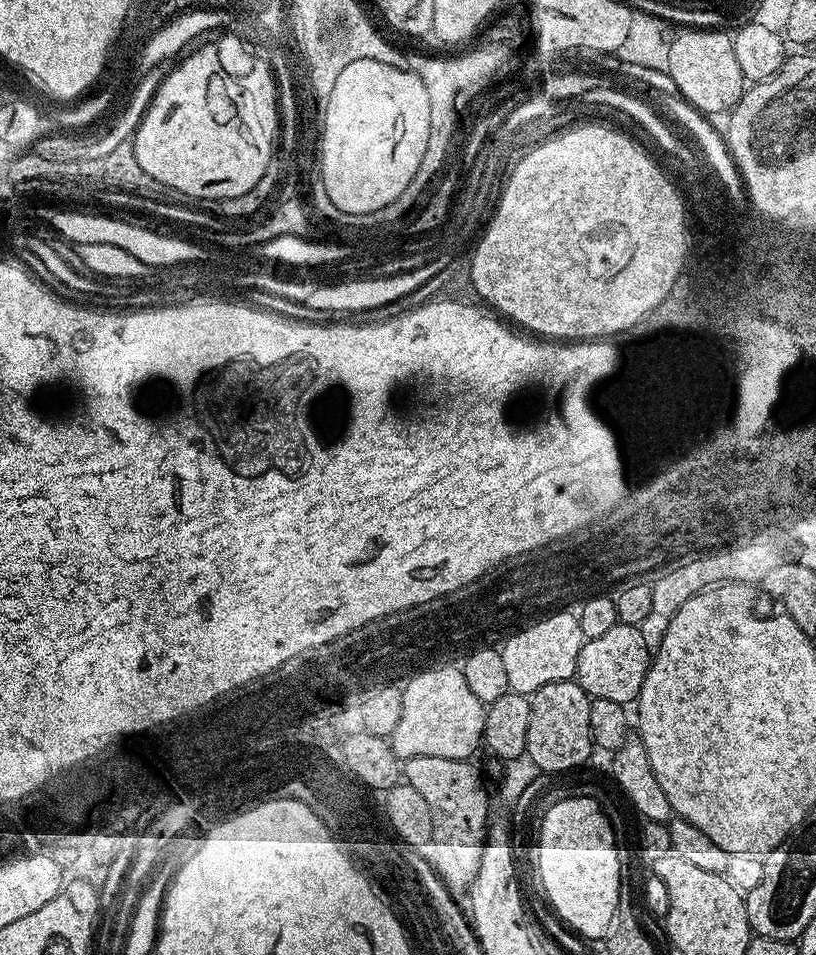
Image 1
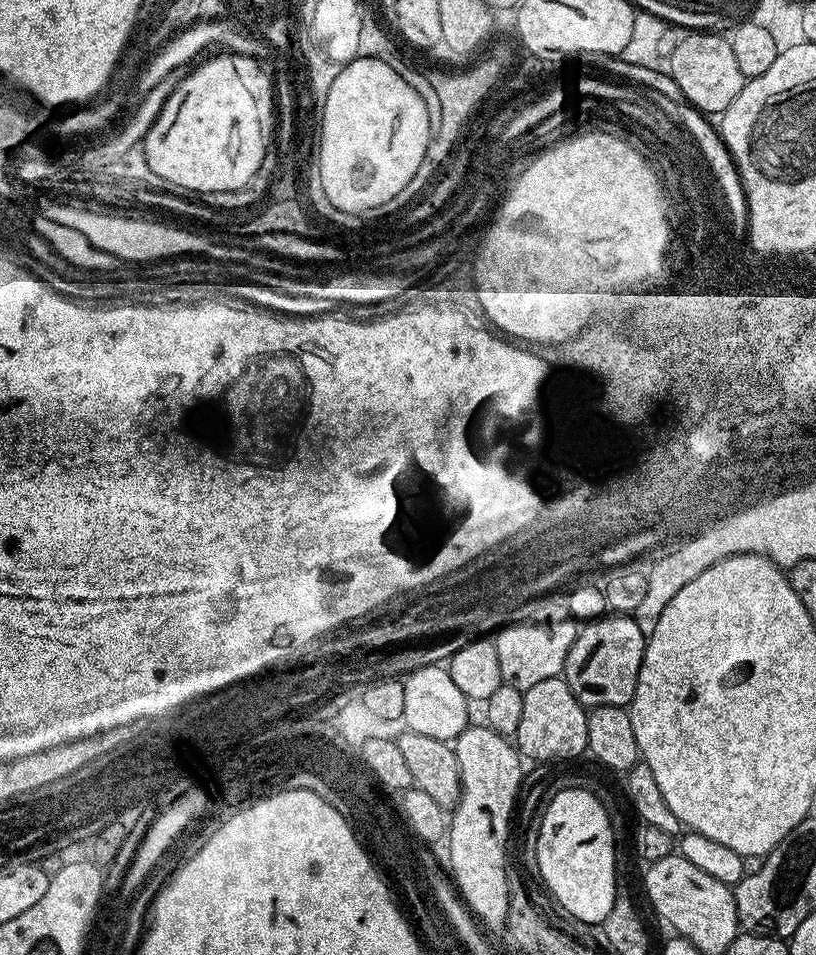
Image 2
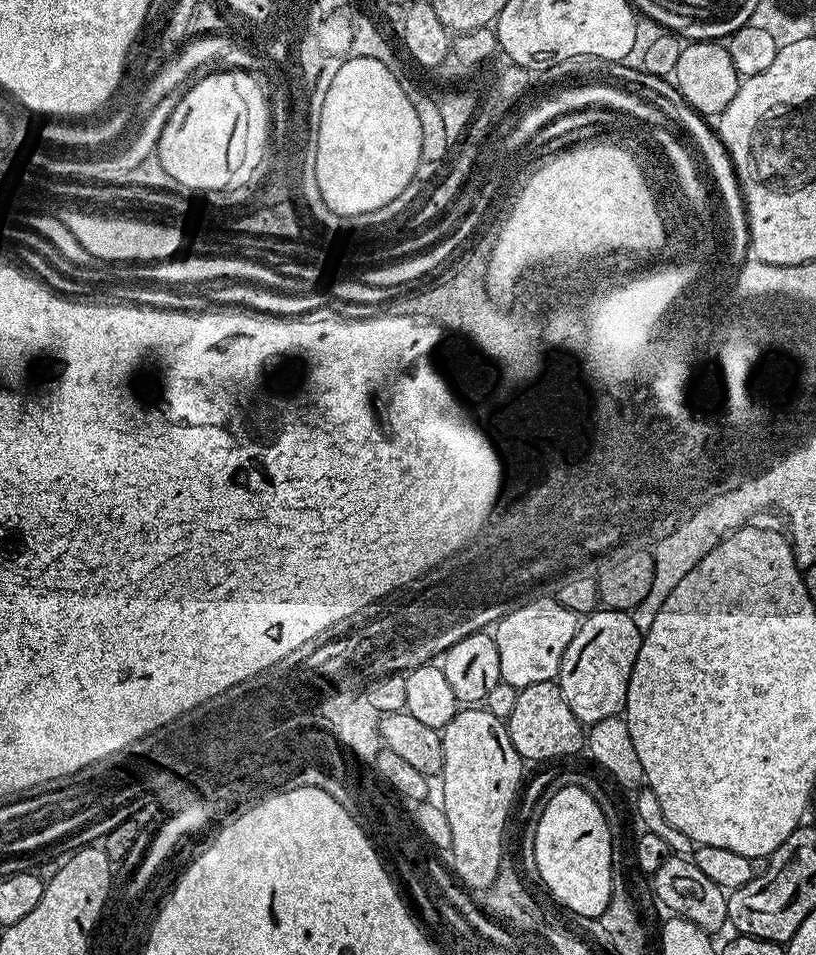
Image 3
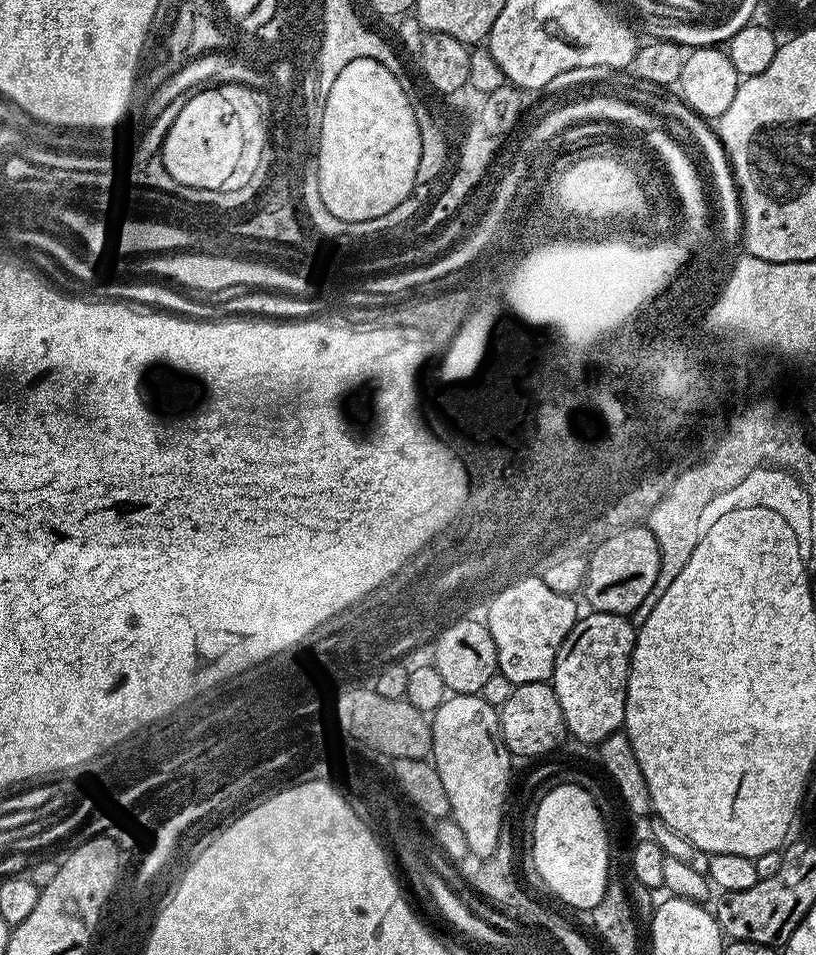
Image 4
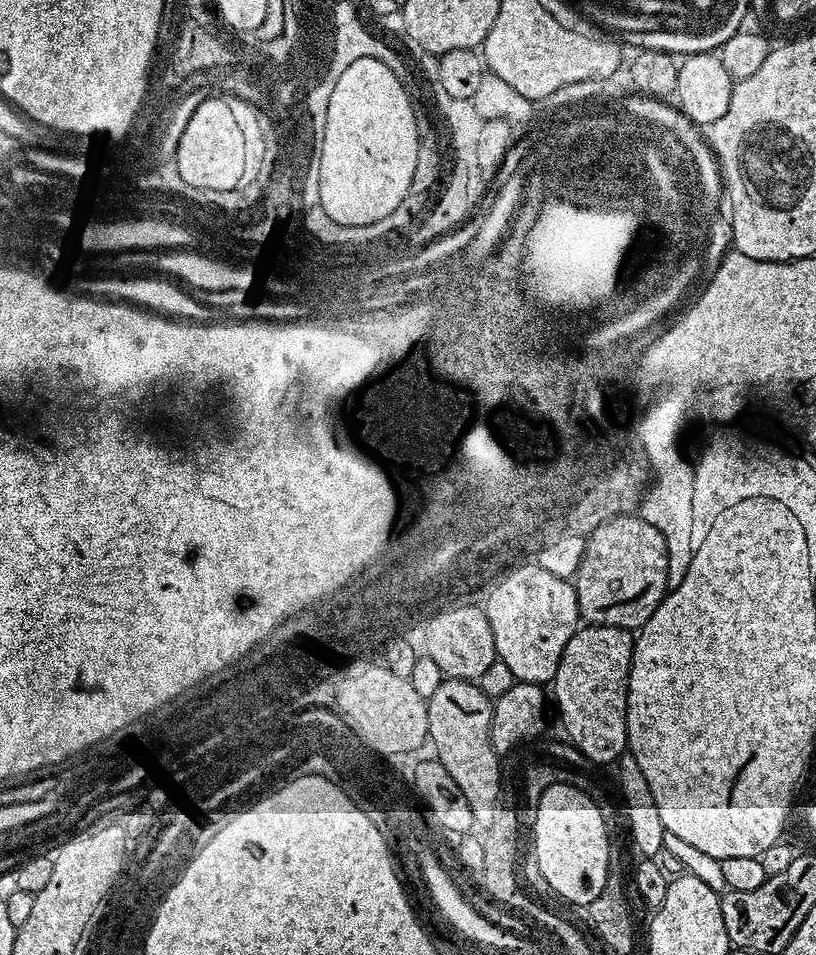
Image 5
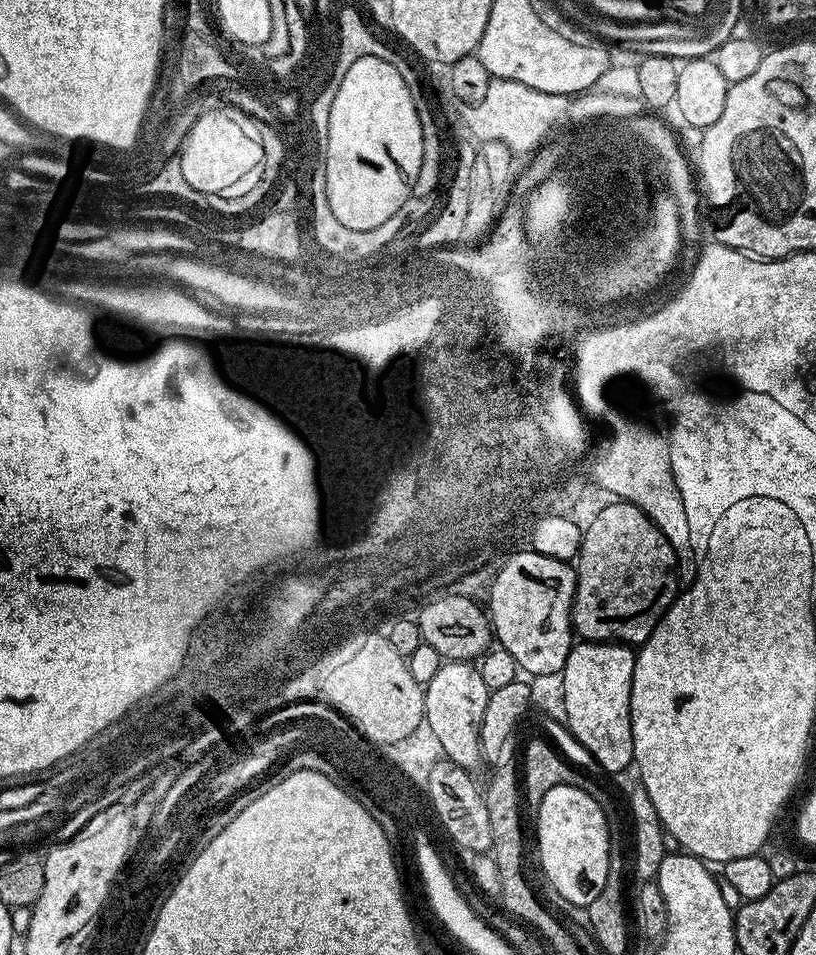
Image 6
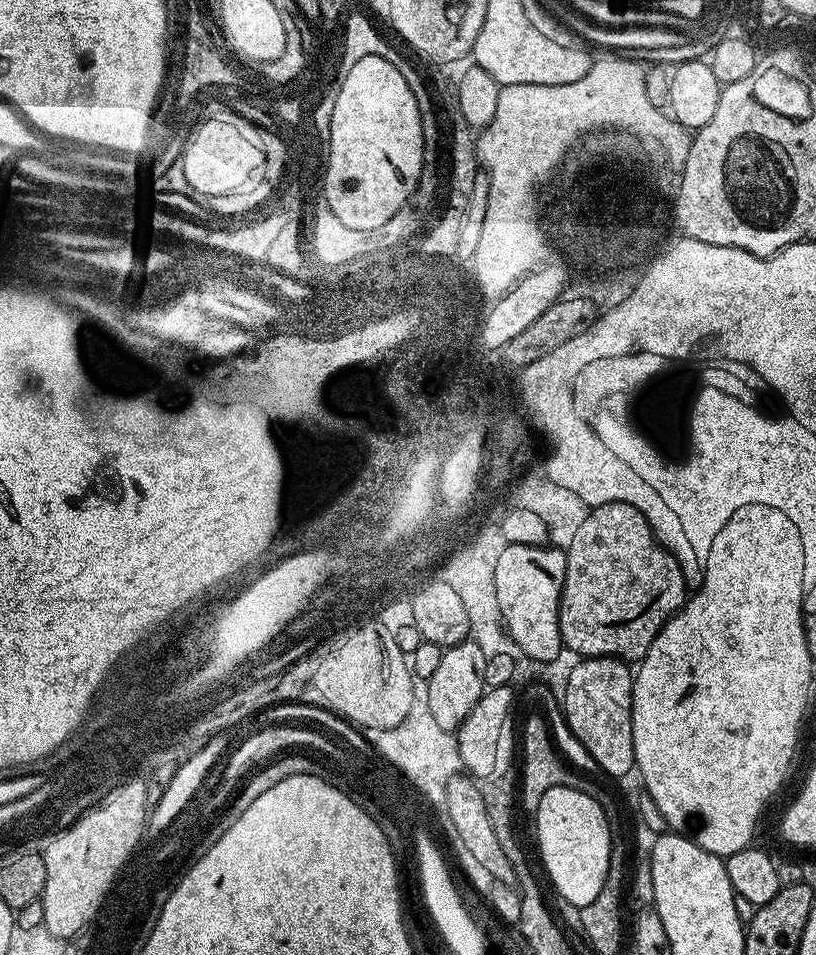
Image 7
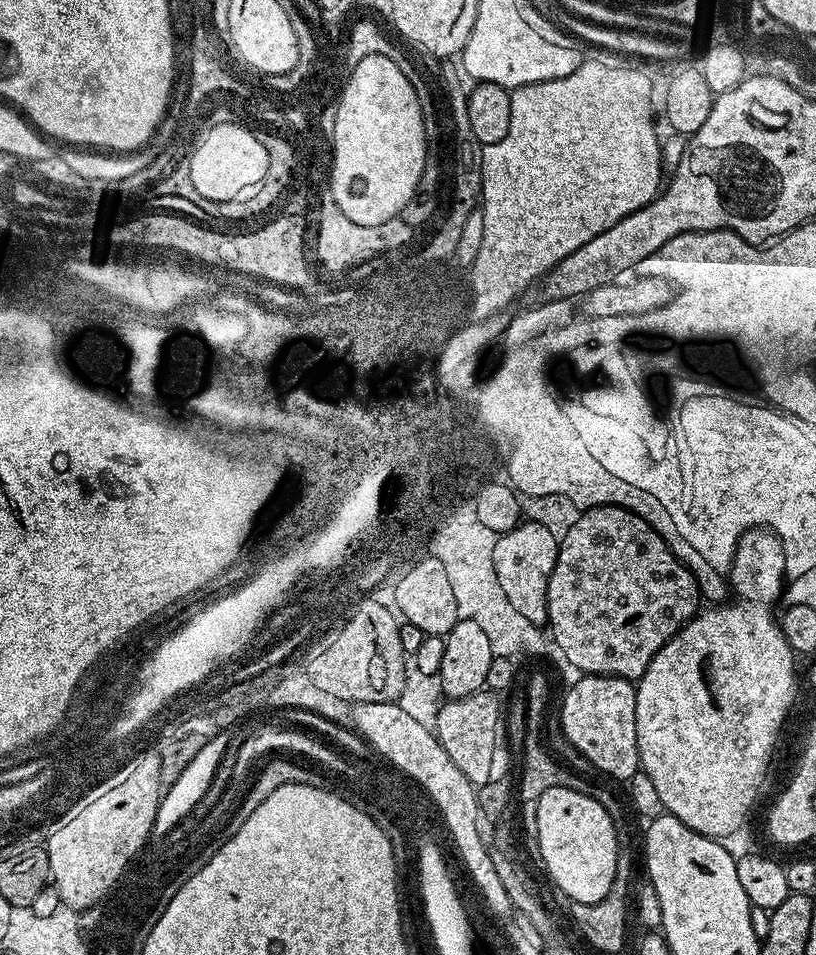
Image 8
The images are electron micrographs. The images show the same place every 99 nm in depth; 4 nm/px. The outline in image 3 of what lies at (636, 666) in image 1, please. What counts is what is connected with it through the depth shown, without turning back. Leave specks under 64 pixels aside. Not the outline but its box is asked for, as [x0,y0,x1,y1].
[558,610,642,726]

